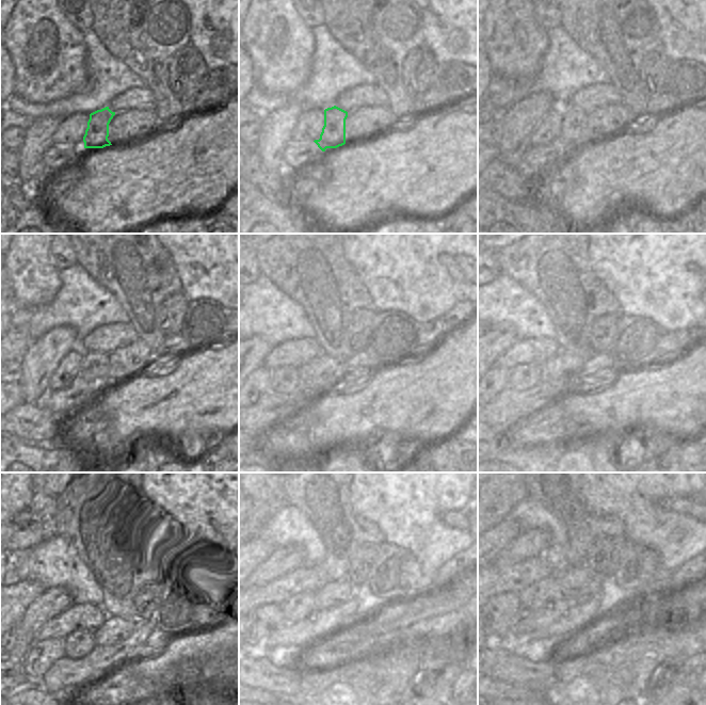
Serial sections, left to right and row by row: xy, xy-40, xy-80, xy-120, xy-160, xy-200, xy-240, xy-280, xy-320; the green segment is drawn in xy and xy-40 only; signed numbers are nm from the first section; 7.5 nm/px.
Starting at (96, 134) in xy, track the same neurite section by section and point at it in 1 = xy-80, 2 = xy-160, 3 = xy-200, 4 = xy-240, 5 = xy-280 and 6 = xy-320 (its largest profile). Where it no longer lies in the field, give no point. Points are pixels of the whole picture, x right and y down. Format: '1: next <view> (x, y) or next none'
1: next xy-80 (574, 124)
2: next xy-160 (326, 370)
3: next xy-200 (565, 366)
4: next xy-240 (99, 592)
5: next xy-280 (338, 591)
6: next xy-320 (572, 583)

